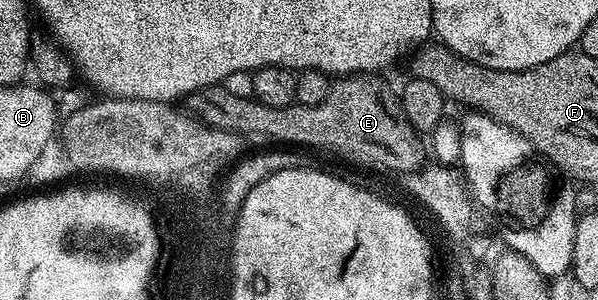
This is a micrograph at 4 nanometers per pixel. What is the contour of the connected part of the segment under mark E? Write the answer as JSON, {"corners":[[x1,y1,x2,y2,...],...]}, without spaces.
{"corners":[[355,74,339,79,331,87,325,102,311,108,297,102,289,108,264,106,255,99,228,94,225,86,198,88,185,97,184,104,185,111,203,124,236,132,242,138,255,132,258,136,279,140,282,146,334,148,401,174,408,174,423,163,419,133,405,116,399,93,393,92,374,74]]}

